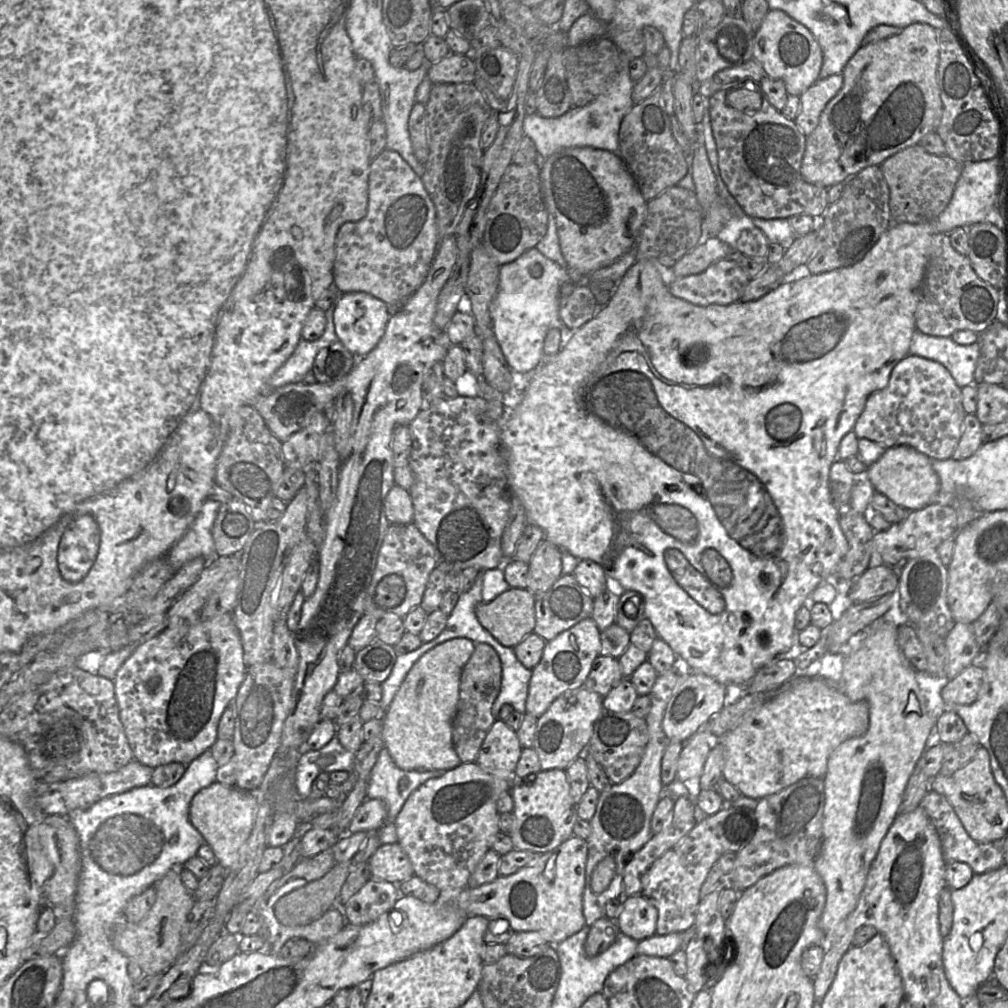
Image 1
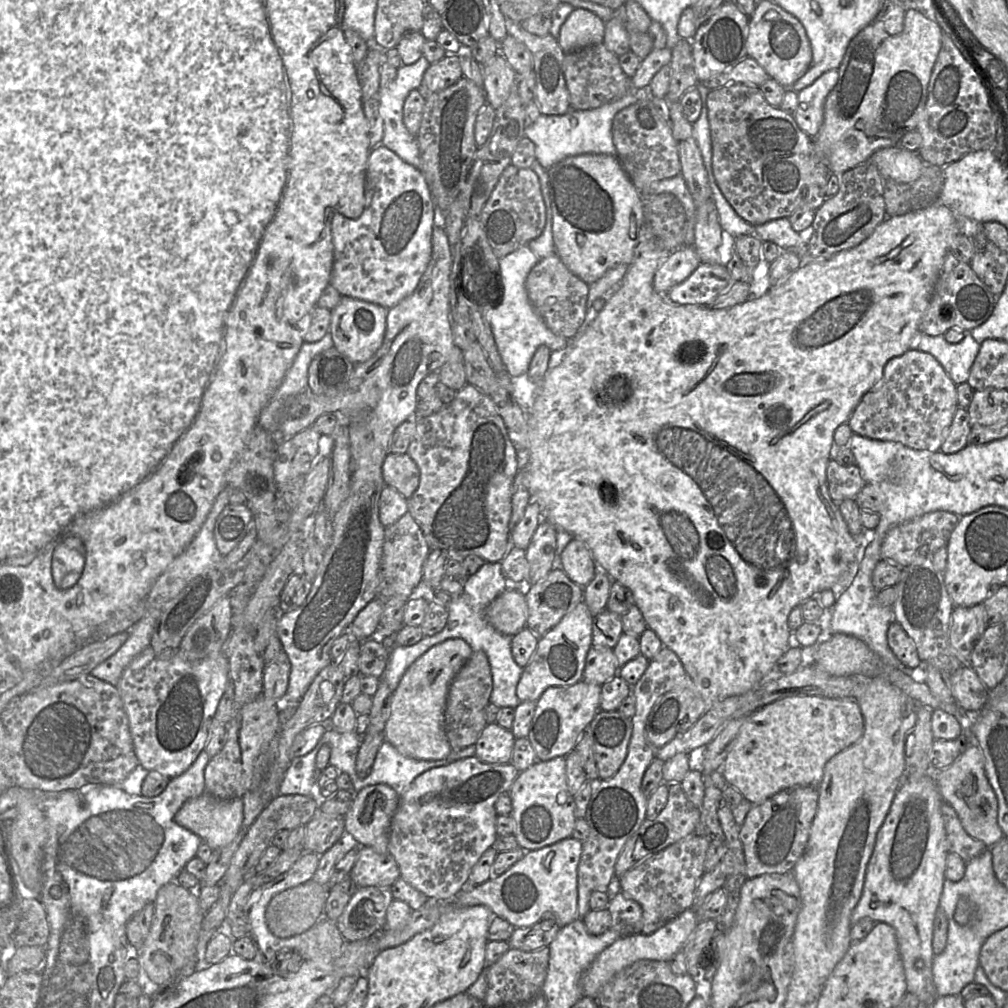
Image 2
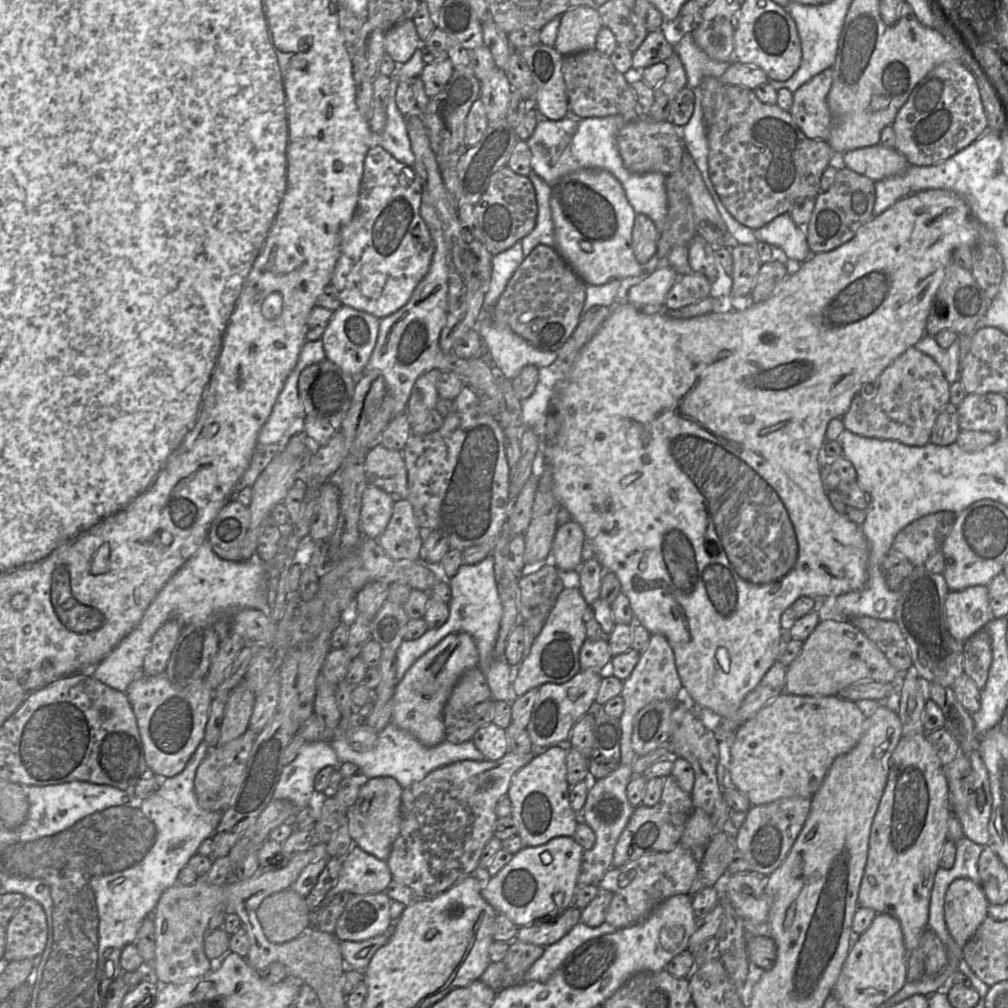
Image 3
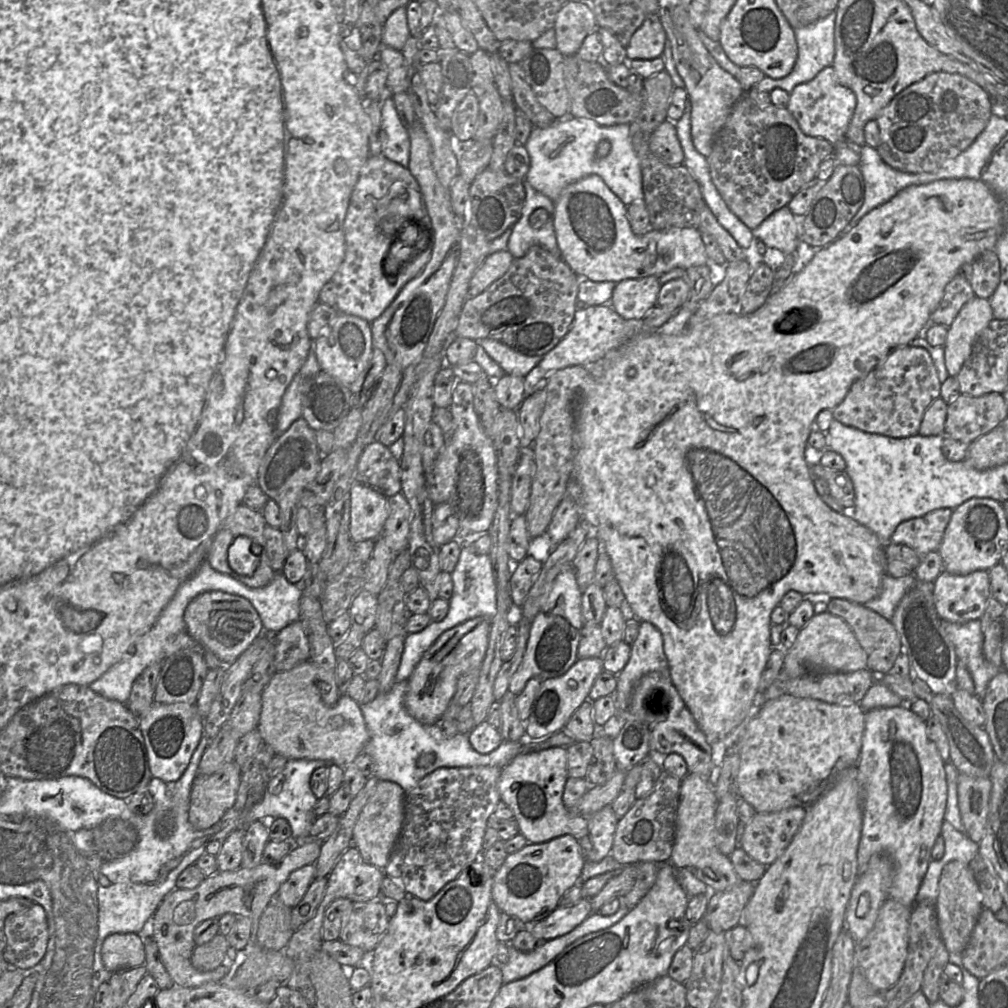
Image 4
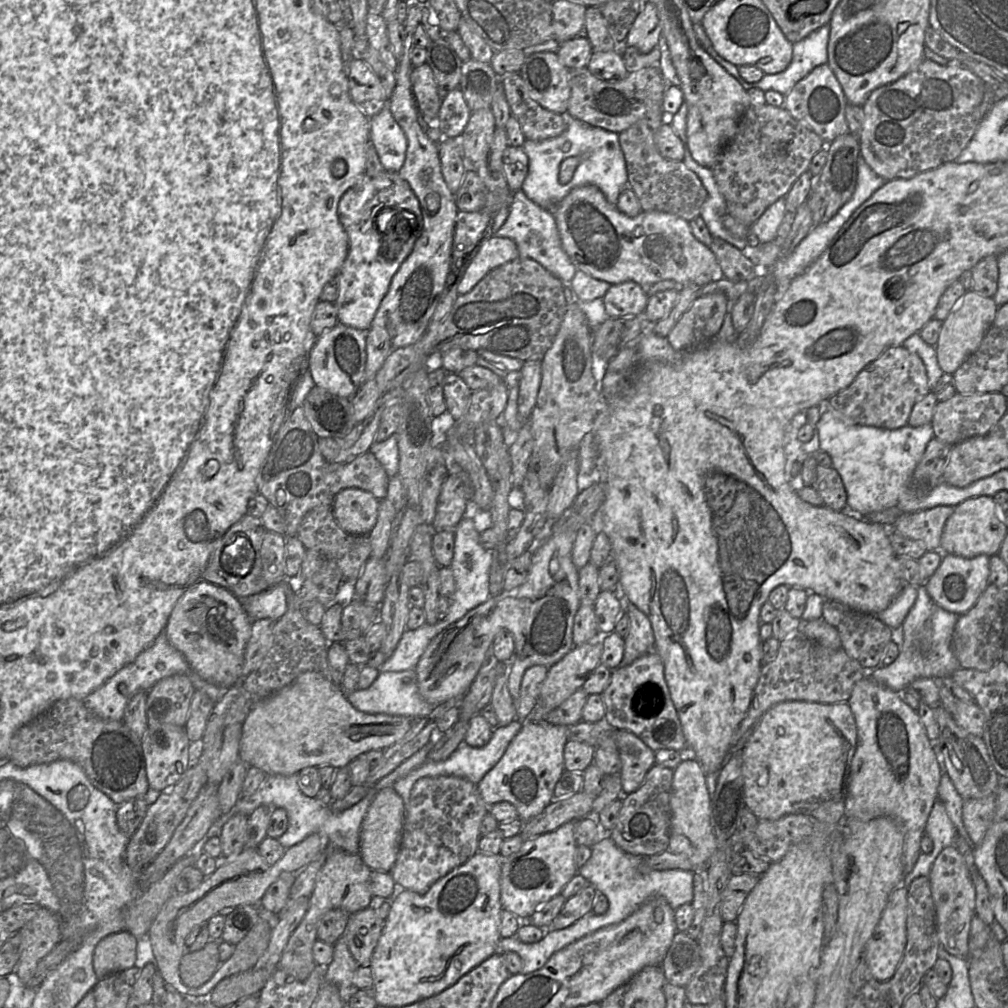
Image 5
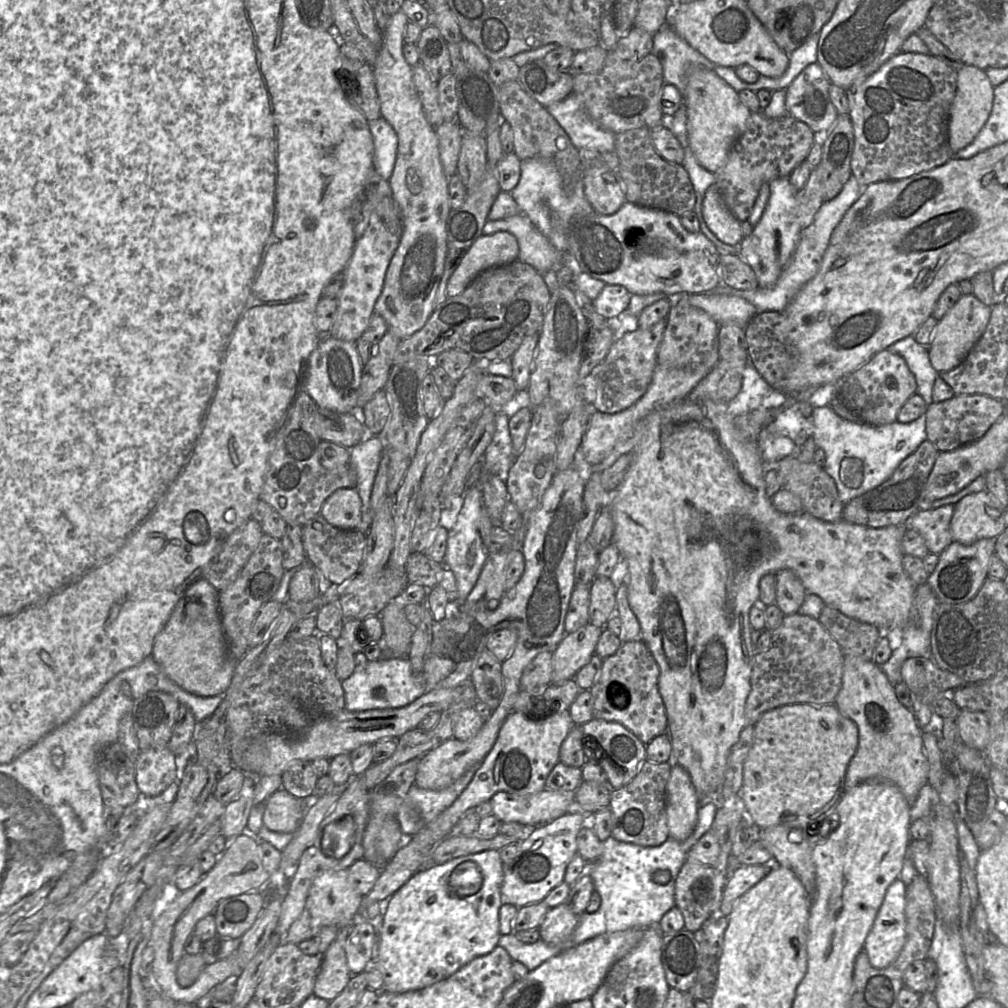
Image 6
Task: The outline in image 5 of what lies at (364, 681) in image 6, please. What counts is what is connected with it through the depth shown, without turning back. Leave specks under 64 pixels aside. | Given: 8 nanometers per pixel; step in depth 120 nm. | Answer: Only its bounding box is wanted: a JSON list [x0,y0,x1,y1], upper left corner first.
[347,669,433,719]

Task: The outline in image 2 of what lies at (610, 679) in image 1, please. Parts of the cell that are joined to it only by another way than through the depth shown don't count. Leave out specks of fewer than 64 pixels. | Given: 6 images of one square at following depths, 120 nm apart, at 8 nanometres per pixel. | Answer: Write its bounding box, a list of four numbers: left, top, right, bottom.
[583,645,619,686]

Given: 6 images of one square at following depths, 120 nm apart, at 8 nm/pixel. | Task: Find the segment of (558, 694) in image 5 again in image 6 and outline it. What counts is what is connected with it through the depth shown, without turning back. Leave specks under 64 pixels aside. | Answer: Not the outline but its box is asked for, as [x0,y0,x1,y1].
[552,622,602,684]

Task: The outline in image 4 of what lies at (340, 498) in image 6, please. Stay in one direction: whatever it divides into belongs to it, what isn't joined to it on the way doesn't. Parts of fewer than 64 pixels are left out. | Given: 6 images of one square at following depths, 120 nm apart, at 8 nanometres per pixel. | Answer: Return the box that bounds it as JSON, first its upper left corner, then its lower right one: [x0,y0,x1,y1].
[350,483,388,542]

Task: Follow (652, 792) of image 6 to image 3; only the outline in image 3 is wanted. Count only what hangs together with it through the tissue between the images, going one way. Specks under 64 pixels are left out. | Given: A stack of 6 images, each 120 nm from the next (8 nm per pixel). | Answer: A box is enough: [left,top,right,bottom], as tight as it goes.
[613,776,695,867]

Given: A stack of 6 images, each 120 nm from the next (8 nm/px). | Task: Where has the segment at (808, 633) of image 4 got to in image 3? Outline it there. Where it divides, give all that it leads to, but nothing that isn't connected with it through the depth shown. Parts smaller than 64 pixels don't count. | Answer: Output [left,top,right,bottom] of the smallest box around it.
[785,619,905,696]

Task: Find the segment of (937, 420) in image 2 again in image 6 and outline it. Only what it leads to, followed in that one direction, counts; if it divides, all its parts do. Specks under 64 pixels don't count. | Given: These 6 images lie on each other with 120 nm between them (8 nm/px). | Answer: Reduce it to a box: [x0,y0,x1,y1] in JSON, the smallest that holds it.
[838,349,917,426]

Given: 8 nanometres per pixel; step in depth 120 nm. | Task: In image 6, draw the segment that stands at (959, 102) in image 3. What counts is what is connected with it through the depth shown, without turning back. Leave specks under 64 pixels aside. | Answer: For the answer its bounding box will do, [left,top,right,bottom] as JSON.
[846,52,957,186]

